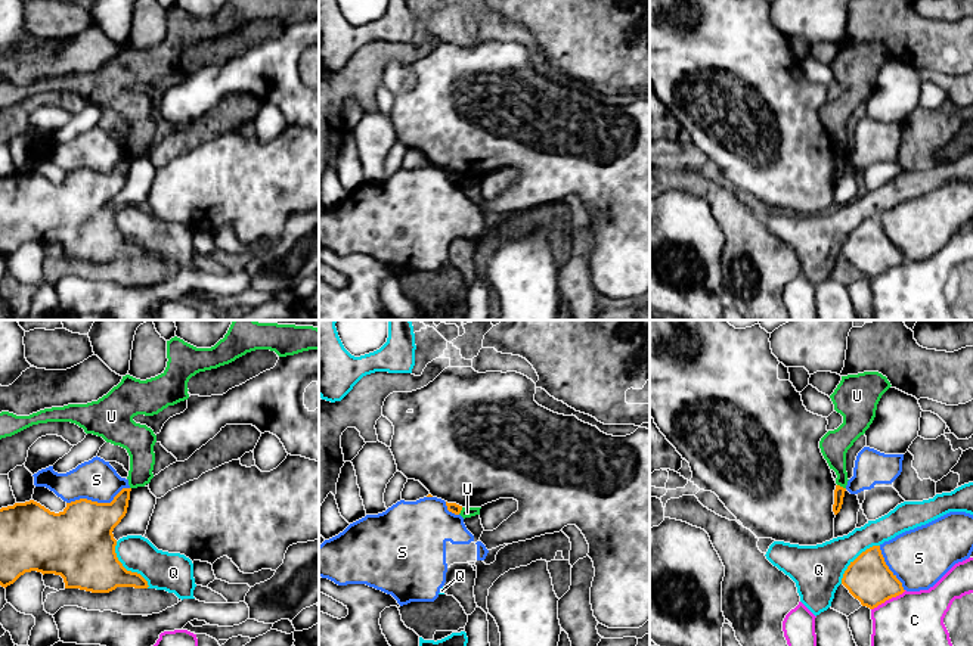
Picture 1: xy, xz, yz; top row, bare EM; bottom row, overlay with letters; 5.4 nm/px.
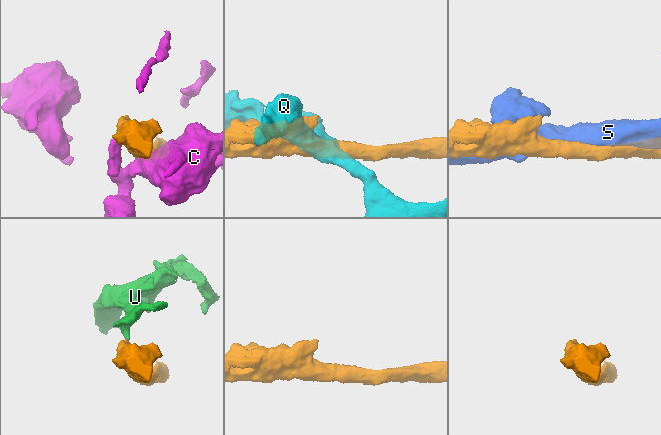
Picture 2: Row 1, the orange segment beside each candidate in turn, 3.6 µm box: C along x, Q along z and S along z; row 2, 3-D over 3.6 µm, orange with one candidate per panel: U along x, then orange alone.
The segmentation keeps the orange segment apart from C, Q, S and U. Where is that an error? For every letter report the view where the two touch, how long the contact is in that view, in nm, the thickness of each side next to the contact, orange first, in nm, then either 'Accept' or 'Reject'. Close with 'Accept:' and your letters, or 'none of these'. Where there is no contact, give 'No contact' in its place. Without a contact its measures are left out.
C: Touches orange in yz. Shared border 220 nm. Thickness 240 nm (orange) against 300 nm. Reject
Q: Touches orange in xy. Shared border 320 nm. Thickness 360 nm (orange) against 200 nm. Reject
S: Touches orange in xy. Shared border 360 nm. Thickness 380 nm (orange) against 220 nm. Reject
U: Touches orange in yz. Shared border 50 nm. Thickness 60 nm (orange) against 160 nm. Reject
Accept: none of these

